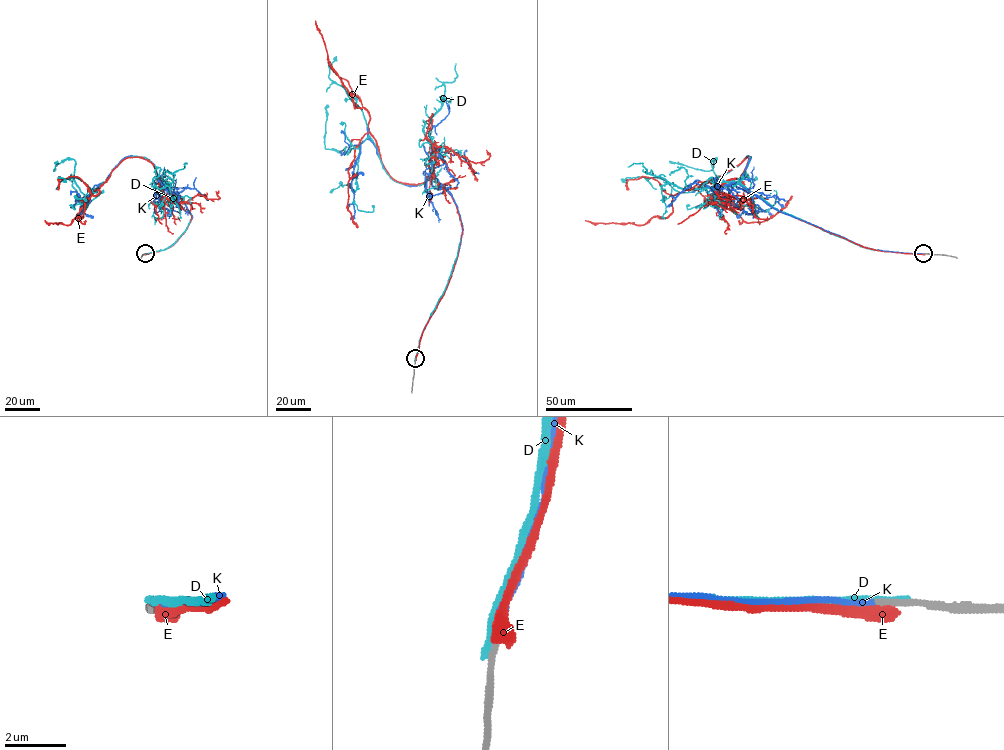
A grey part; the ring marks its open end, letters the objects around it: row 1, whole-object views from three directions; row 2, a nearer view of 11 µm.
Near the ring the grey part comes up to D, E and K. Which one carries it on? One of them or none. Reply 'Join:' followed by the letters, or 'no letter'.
Join: K

